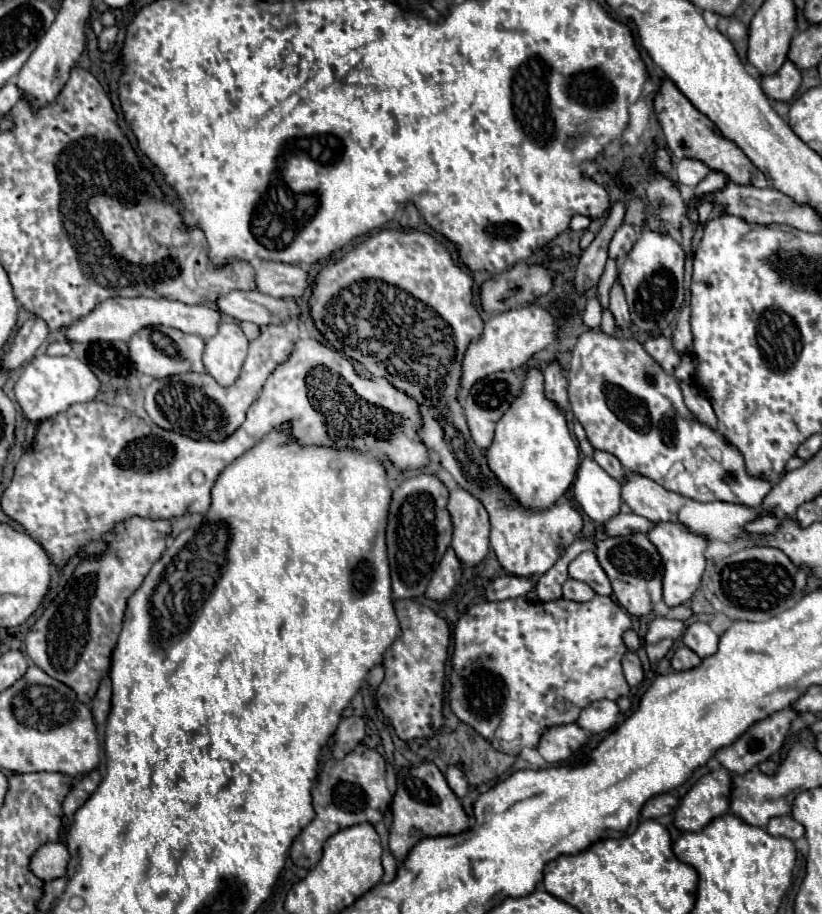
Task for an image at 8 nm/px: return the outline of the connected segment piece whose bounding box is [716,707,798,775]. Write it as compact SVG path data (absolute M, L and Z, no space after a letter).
M786 707L786 709L782 709L782 711L776 711L776 713L768 715L768 717L762 719L762 721L756 721L756 723L754 723L746 733L742 733L732 745L718 749L716 759L720 761L722 767L726 767L726 769L728 769L730 773L734 773L734 775L744 775L744 773L756 769L758 763L770 759L770 757L782 747L784 737L786 737L786 733L788 733L788 729L790 729L790 723L794 721L796 715L798 715L798 711L796 711L794 707Z

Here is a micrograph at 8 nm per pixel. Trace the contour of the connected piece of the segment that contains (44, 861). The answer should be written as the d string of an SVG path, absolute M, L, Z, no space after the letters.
M46 843L34 853L30 861L30 869L40 879L52 881L66 875L68 861L70 861L70 853L64 843Z

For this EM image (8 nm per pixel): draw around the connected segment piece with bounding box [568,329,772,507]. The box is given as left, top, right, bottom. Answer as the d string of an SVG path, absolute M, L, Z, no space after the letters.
M588 329L578 337L568 367L568 401L576 421L582 423L592 447L614 455L624 469L640 473L658 485L692 497L696 501L722 499L726 503L742 503L748 507L762 505L764 497L772 489L772 483L760 475L748 475L742 453L726 441L716 429L700 423L684 405L680 381L666 373L636 339L618 339L602 333L600 329Z

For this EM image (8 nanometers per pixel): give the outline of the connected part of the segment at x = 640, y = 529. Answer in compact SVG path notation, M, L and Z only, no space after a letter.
M618 513L614 519L604 523L604 531L614 537L614 535L636 535L636 533L648 533L654 527L652 521L646 517L640 517L636 513Z

